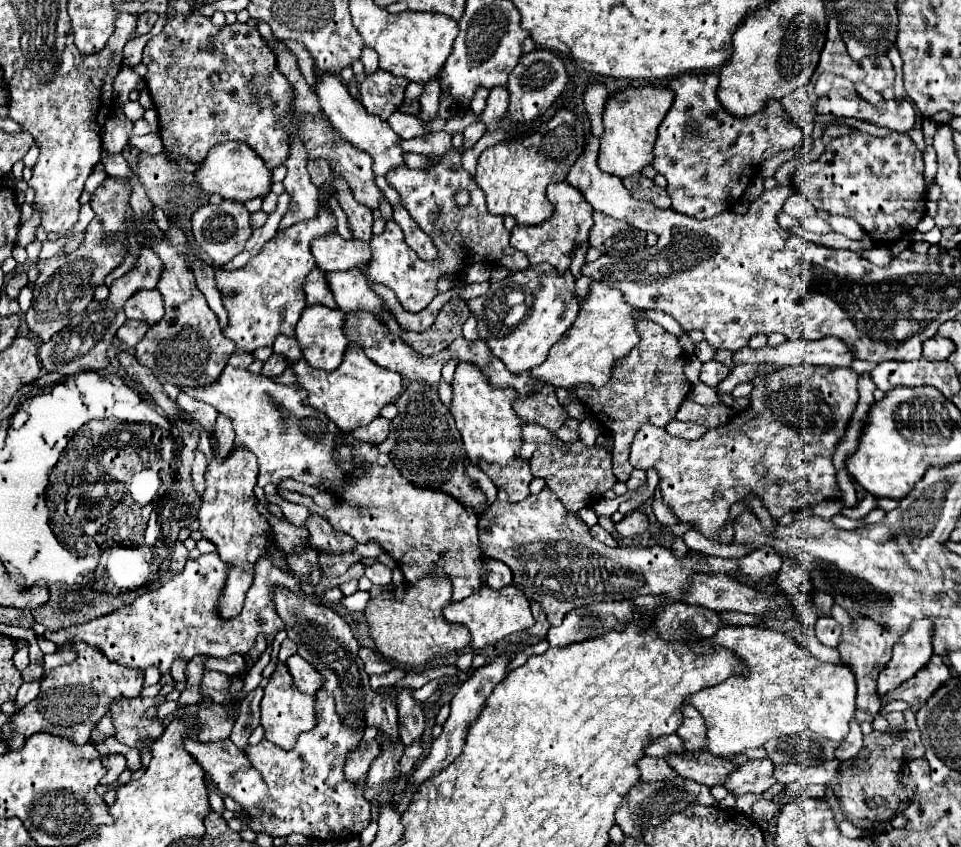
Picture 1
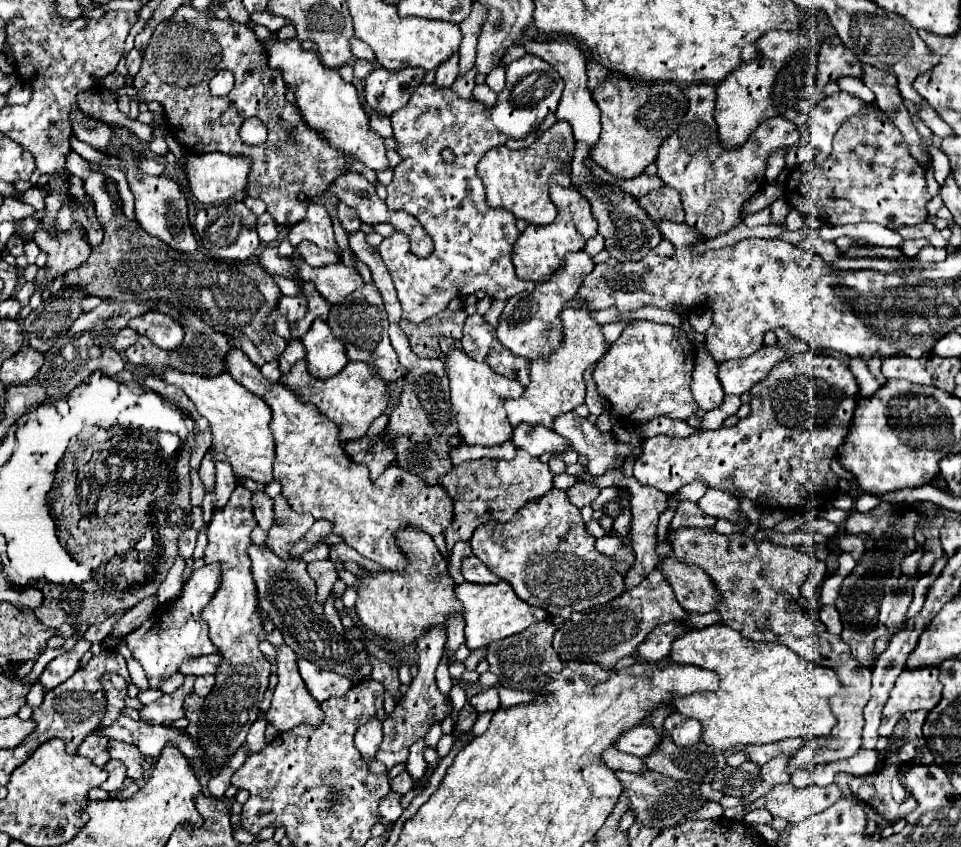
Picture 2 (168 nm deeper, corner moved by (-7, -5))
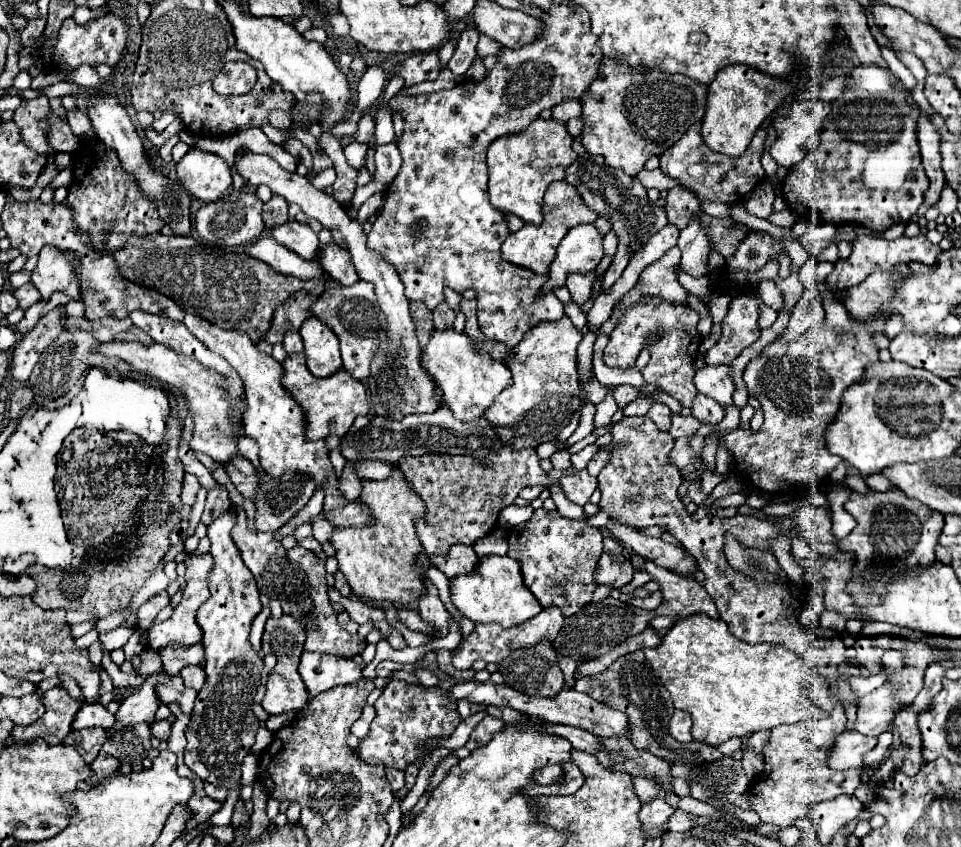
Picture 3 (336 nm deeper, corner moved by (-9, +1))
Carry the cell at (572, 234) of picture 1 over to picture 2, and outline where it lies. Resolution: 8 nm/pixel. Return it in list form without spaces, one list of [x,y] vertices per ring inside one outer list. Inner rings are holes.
[[[552,184],[550,198],[552,198],[554,206],[558,208],[556,220],[552,224],[548,224],[548,226],[532,226],[530,224],[520,234],[520,238],[518,238],[518,242],[514,246],[512,260],[514,260],[514,268],[516,268],[518,278],[534,280],[534,282],[550,278],[550,274],[554,274],[562,266],[566,254],[580,252],[584,248],[586,240],[590,240],[592,236],[596,236],[598,222],[592,216],[590,202],[574,186],[560,188],[560,186]]]

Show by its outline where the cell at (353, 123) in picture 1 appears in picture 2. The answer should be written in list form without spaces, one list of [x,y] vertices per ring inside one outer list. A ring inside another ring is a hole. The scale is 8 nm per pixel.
[[[276,40],[274,44],[266,44],[266,50],[270,54],[270,66],[282,70],[284,80],[288,86],[296,86],[296,104],[300,112],[304,112],[304,120],[314,130],[324,130],[332,142],[336,142],[338,150],[344,150],[344,154],[352,154],[354,158],[360,158],[360,162],[366,168],[372,168],[376,172],[384,172],[390,168],[390,162],[386,158],[386,146],[384,138],[370,130],[370,116],[362,110],[362,104],[358,100],[356,88],[342,80],[342,76],[320,64],[320,58],[314,50],[304,52],[300,48],[298,40]]]

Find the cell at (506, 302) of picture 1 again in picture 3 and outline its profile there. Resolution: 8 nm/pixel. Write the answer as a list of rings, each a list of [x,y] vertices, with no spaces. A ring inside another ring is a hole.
[[[594,224],[574,226],[558,246],[558,254],[554,264],[550,266],[544,292],[550,292],[552,288],[562,286],[570,272],[586,274],[594,270],[604,256],[602,240],[604,236],[598,232]]]

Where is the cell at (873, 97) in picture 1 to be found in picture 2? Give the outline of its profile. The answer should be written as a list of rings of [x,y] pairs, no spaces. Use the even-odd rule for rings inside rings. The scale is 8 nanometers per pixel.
[[[842,78],[842,80],[838,80],[838,84],[840,84],[840,90],[846,90],[850,94],[856,94],[864,102],[874,104],[874,100],[876,100],[874,92],[862,80],[858,80],[858,78]]]

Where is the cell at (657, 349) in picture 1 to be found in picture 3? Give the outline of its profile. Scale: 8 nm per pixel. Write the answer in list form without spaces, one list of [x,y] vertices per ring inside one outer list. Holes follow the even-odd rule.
[[[650,296],[648,300],[638,300],[630,308],[624,310],[620,316],[616,328],[610,332],[610,342],[604,350],[604,362],[610,368],[630,368],[636,364],[636,358],[646,344],[646,338],[652,330],[658,330],[662,338],[652,344],[650,350],[650,362],[646,368],[642,368],[642,376],[648,384],[656,384],[664,390],[668,390],[682,406],[690,408],[694,402],[694,354],[698,354],[702,336],[696,332],[696,324],[700,320],[700,314],[692,310],[688,304],[672,304],[660,296]]]

